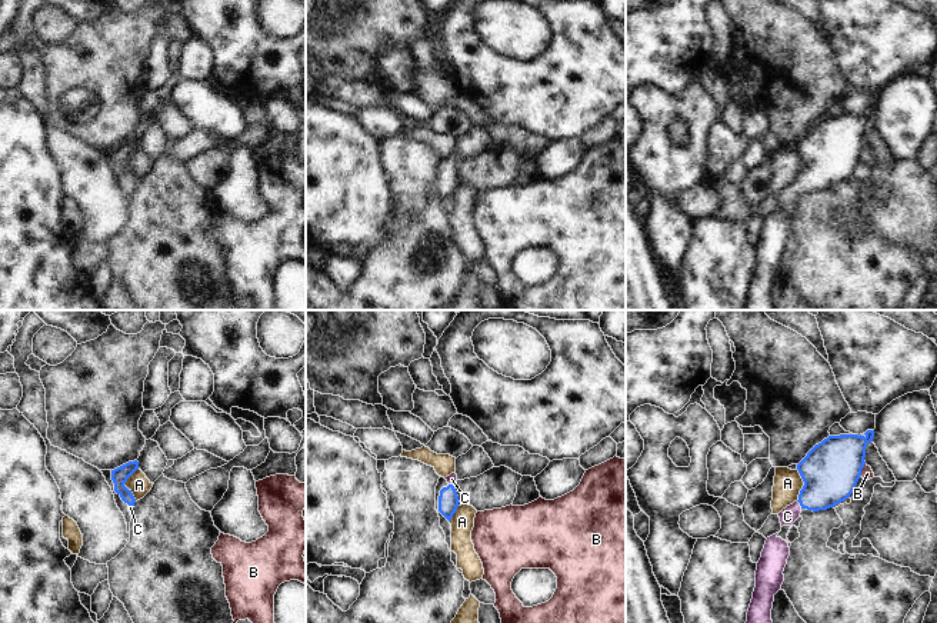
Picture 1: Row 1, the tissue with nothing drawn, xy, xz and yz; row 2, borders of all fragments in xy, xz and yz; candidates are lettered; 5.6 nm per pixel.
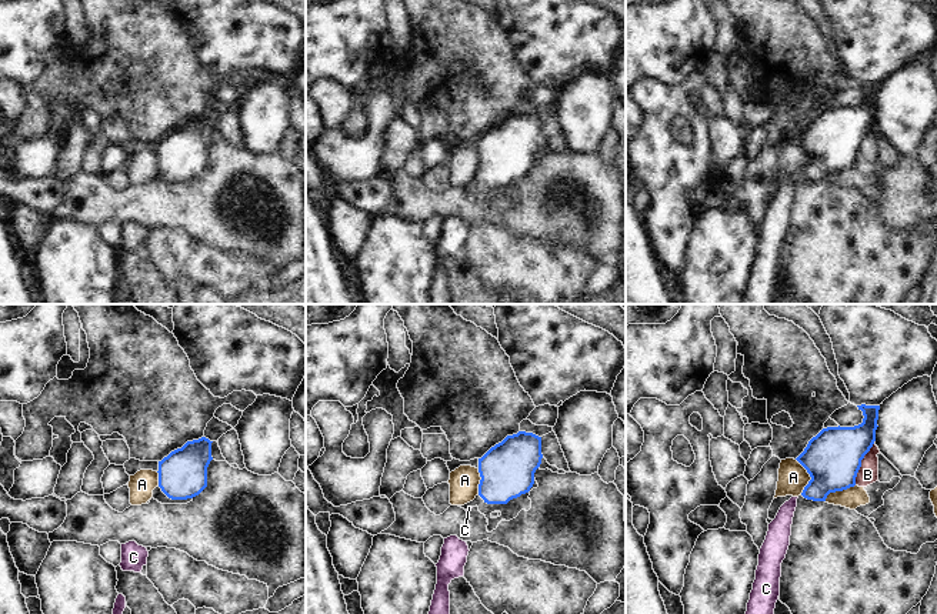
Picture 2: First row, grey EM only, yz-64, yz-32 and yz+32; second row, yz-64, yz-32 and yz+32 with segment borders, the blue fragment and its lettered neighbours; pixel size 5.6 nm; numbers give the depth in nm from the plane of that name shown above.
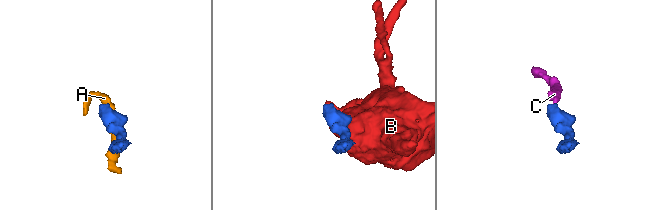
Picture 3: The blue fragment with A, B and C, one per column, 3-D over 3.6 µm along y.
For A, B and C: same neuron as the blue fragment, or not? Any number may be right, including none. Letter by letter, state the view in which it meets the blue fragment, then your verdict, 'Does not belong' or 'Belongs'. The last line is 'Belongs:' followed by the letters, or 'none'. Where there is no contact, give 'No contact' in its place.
A: Touches blue in xy. Does not belong
B: Touches blue in yz. Does not belong
C: Touches blue in yz. Belongs
Belongs: C.

